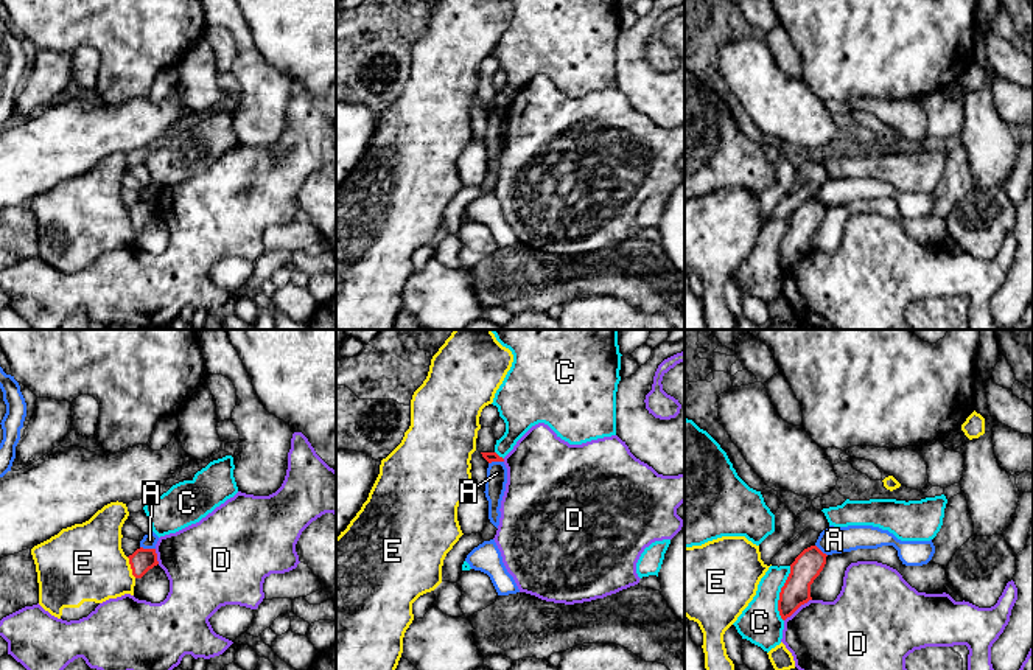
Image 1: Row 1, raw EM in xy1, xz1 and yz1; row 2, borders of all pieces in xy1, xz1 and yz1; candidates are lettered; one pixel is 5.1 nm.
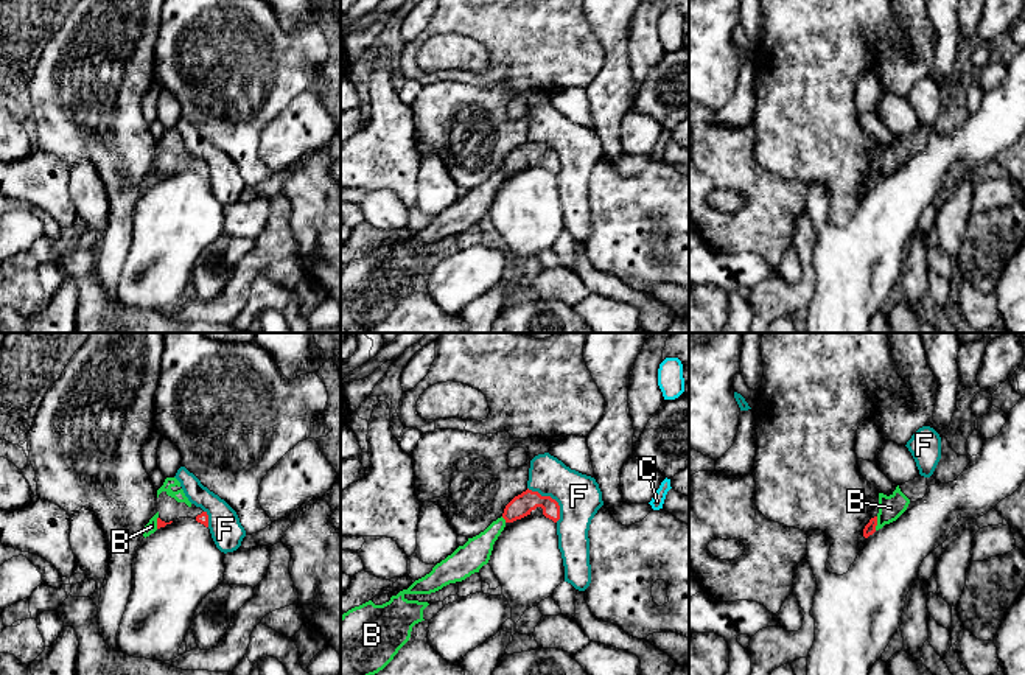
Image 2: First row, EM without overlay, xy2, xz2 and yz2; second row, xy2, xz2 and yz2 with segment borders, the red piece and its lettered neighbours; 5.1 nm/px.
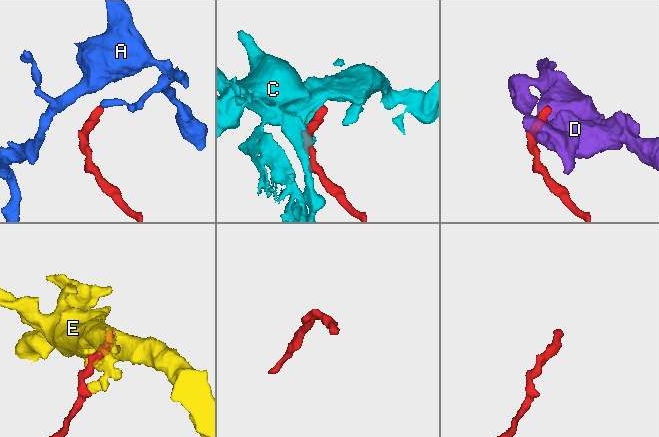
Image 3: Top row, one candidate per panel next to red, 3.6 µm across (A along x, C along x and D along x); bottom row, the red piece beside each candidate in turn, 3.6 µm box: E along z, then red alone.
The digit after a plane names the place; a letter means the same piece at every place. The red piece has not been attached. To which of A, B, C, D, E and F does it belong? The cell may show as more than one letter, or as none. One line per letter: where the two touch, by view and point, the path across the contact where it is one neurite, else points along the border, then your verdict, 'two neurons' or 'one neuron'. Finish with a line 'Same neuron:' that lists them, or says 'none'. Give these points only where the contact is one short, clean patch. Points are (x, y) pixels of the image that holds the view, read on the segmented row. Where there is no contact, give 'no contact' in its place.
A: xy1 (148, 549) | along xy1 (140, 546), (154, 549) | two neurons
B: yz2 (876, 523) | one neuron
C: yz1 (780, 594) | two neurons
D: yz1 (797, 608) | two neurons
E: xy1 (131, 568) | two neurons
F: xz2 (551, 498) | two neurons
Same neuron: B

